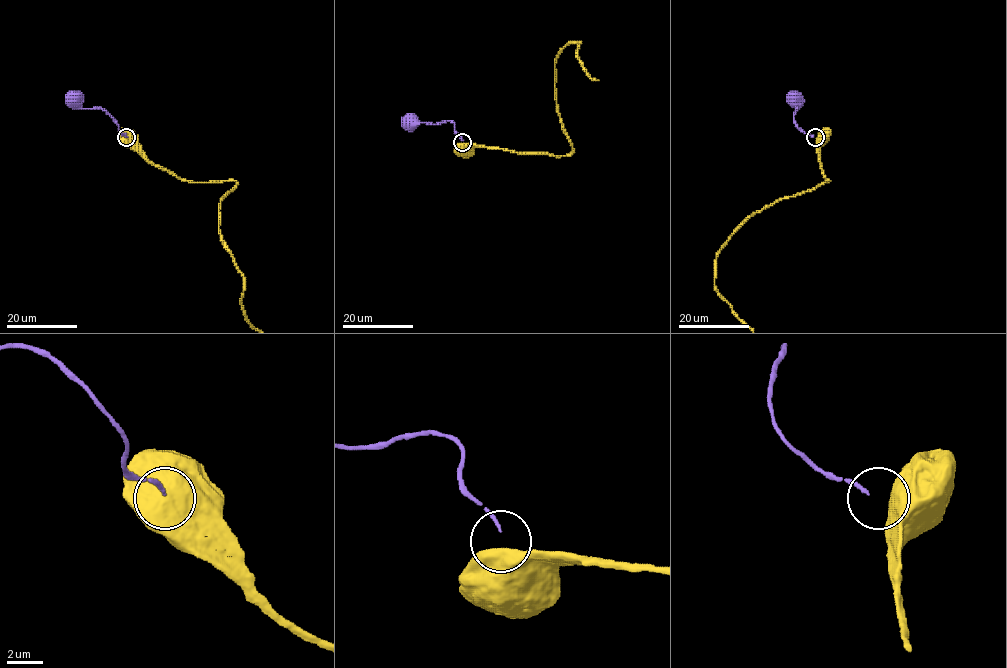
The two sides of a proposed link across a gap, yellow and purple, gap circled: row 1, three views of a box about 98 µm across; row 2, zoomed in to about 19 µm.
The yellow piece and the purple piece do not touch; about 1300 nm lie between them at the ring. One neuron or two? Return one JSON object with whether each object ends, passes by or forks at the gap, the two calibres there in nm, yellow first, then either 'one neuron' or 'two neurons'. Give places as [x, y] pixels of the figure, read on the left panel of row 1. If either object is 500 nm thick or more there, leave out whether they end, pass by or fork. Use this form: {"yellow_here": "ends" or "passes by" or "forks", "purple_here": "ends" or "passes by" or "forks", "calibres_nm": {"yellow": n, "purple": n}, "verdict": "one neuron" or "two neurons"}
{"calibres_nm": {"yellow": 1000, "purple": 190}, "verdict": "two neurons"}

